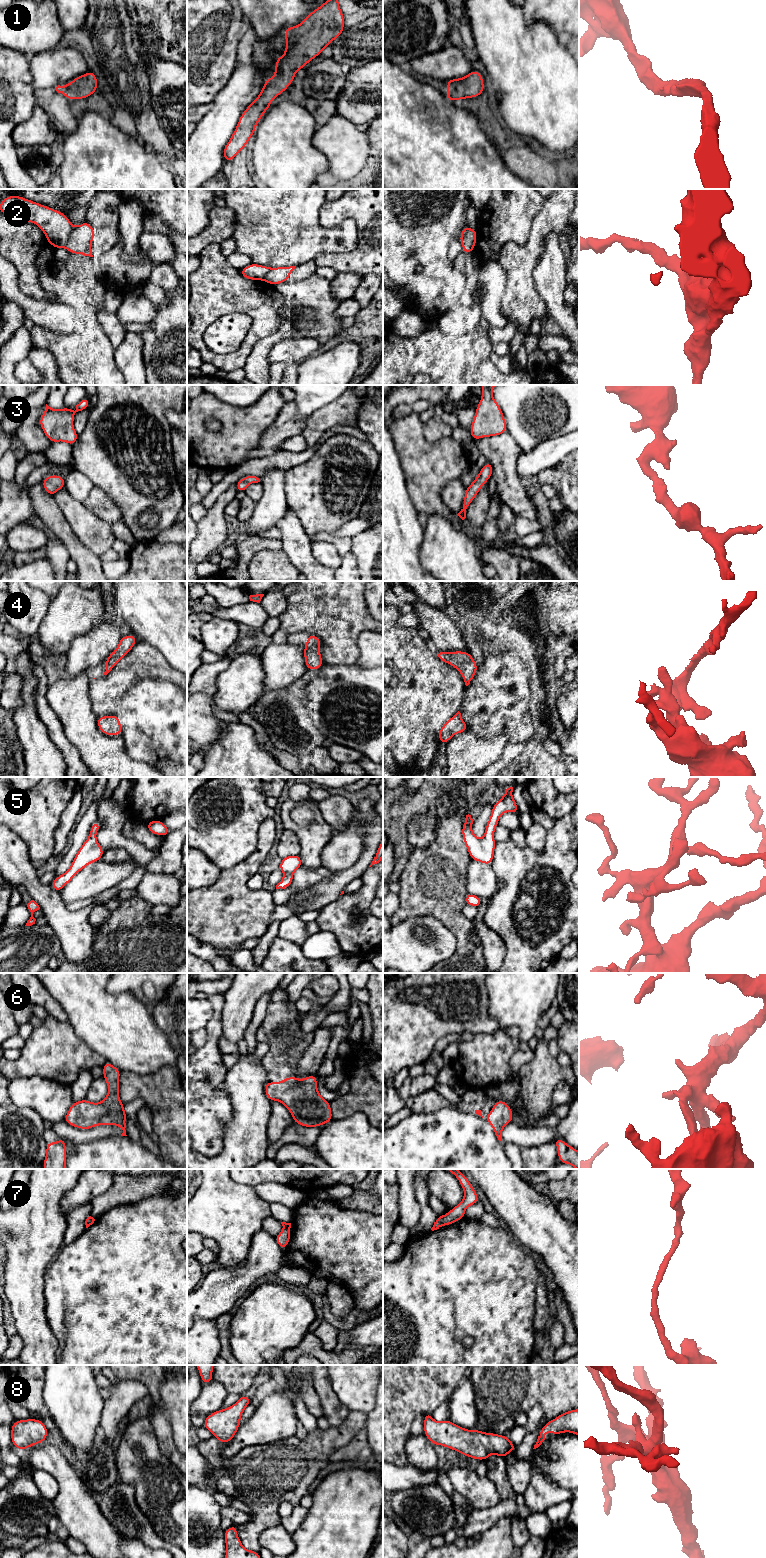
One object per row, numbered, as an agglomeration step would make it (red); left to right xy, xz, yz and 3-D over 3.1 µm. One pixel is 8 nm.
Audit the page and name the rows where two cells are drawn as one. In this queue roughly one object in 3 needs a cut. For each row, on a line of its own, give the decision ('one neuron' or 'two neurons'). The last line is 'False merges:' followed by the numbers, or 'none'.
1: one neuron
2: two neurons
3: one neuron
4: one neuron
5: one neuron
6: one neuron
7: one neuron
8: one neuron
False merges: 2

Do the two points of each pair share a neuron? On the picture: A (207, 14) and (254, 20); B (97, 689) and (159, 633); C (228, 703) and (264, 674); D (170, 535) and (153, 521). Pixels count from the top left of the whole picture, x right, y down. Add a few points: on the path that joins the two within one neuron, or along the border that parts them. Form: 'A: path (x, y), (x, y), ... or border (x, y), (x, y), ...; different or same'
A: border (245, 20), (250, 26); different
B: border (138, 640), (148, 642), (165, 658); different
C: path (237, 694), (255, 676); same
D: border (176, 521), (152, 539); different

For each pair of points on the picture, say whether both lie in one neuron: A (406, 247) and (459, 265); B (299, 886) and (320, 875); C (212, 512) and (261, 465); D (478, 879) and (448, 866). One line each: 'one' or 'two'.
A: two
B: one
C: two
D: two

